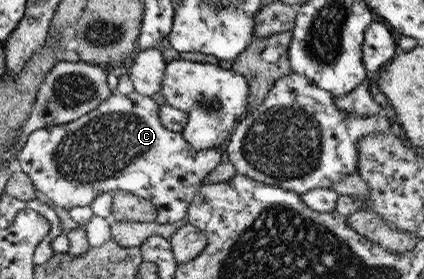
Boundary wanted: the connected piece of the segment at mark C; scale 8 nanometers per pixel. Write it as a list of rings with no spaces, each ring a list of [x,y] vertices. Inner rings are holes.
[[[136,90],[130,95],[114,92],[94,111],[70,123],[34,130],[17,153],[22,172],[28,174],[39,195],[68,211],[92,204],[104,192],[127,192],[150,201],[158,209],[154,223],[184,221],[204,178],[222,163],[222,155],[216,148],[199,150],[188,143],[180,132],[172,131],[162,122],[159,109],[150,96],[140,95]]]

